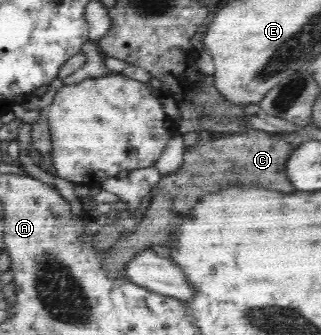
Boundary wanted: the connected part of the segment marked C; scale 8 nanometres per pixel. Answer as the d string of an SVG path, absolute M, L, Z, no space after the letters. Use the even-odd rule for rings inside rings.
M249 129L245 133L222 133L219 138L210 138L199 133L199 141L195 146L187 146L183 165L175 173L161 176L153 188L152 205L147 207L142 220L131 235L122 235L109 249L105 257L104 268L110 275L119 275L127 263L135 257L135 253L143 249L156 248L161 251L165 245L171 245L175 239L175 231L182 219L195 207L195 203L205 193L215 193L215 189L223 189L229 185L249 185L263 187L281 193L293 193L293 185L285 175L287 157L305 141L305 134L297 131L287 133L269 133ZM237 159L235 167L221 167L225 161ZM227 173L229 175L217 175Z

